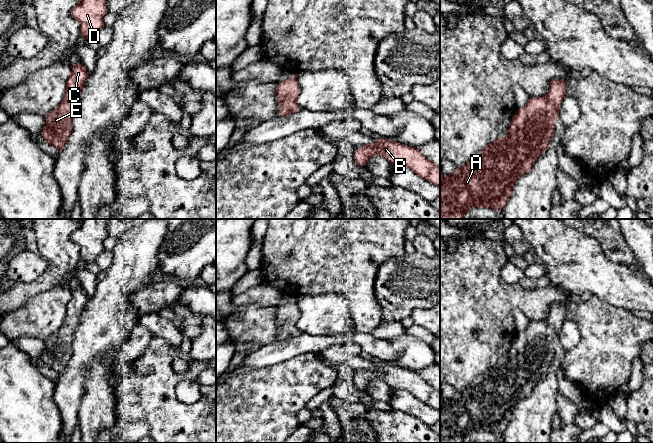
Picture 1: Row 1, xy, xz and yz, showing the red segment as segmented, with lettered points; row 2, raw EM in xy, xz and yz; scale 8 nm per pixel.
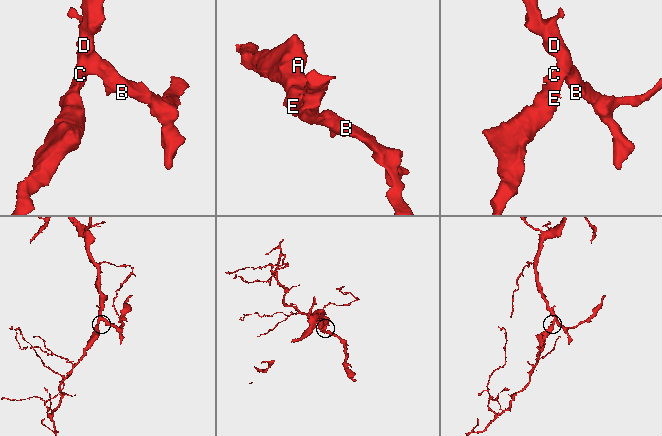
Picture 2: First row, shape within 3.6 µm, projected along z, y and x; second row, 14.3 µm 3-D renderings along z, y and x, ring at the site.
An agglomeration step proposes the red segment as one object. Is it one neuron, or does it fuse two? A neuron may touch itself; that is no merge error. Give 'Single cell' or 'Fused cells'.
Single cell

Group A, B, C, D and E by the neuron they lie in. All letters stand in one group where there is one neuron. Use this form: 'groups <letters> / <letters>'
groups A B C D E

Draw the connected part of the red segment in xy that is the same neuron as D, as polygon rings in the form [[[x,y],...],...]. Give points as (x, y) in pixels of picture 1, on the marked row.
[[[80,0],[70,14],[80,25],[80,36],[85,39],[95,39],[97,33],[105,27],[103,18],[107,12],[106,0]]]

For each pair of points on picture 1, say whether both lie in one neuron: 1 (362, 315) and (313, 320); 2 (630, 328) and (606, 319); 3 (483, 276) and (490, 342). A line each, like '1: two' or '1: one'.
1: two
2: one
3: one

